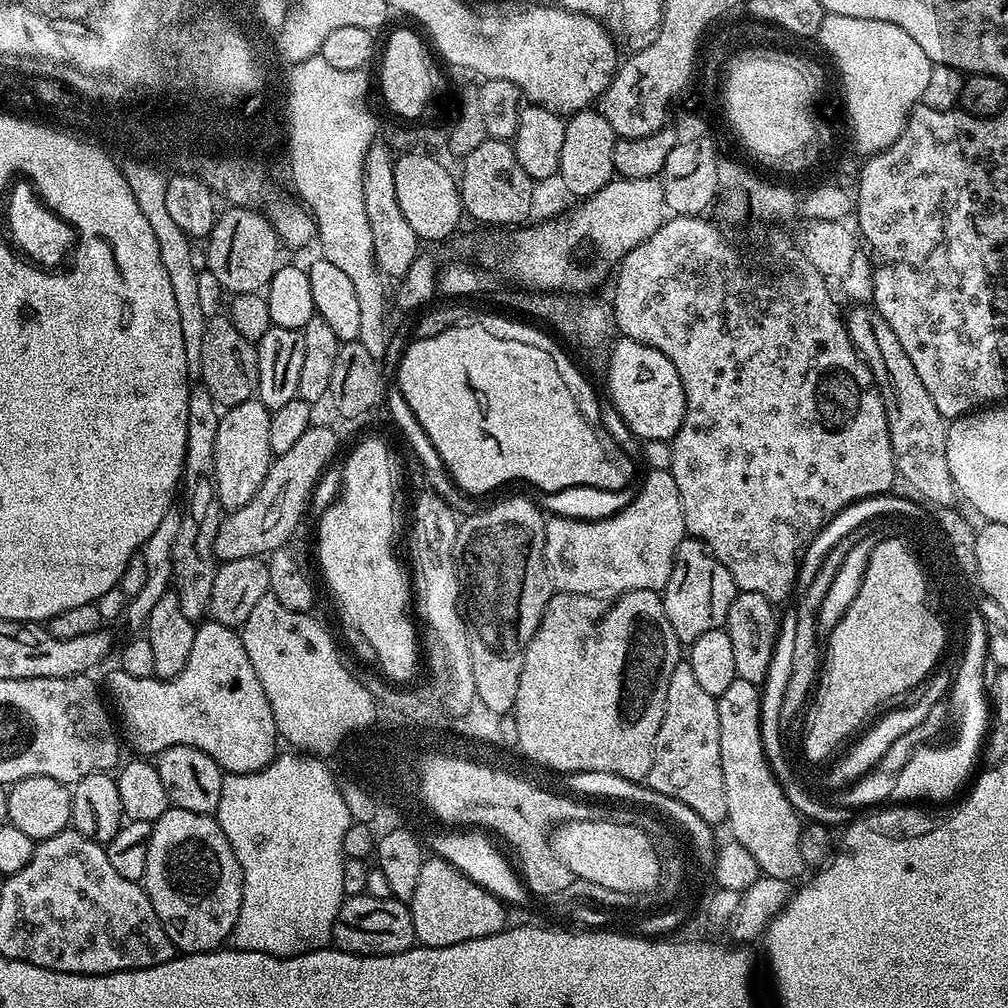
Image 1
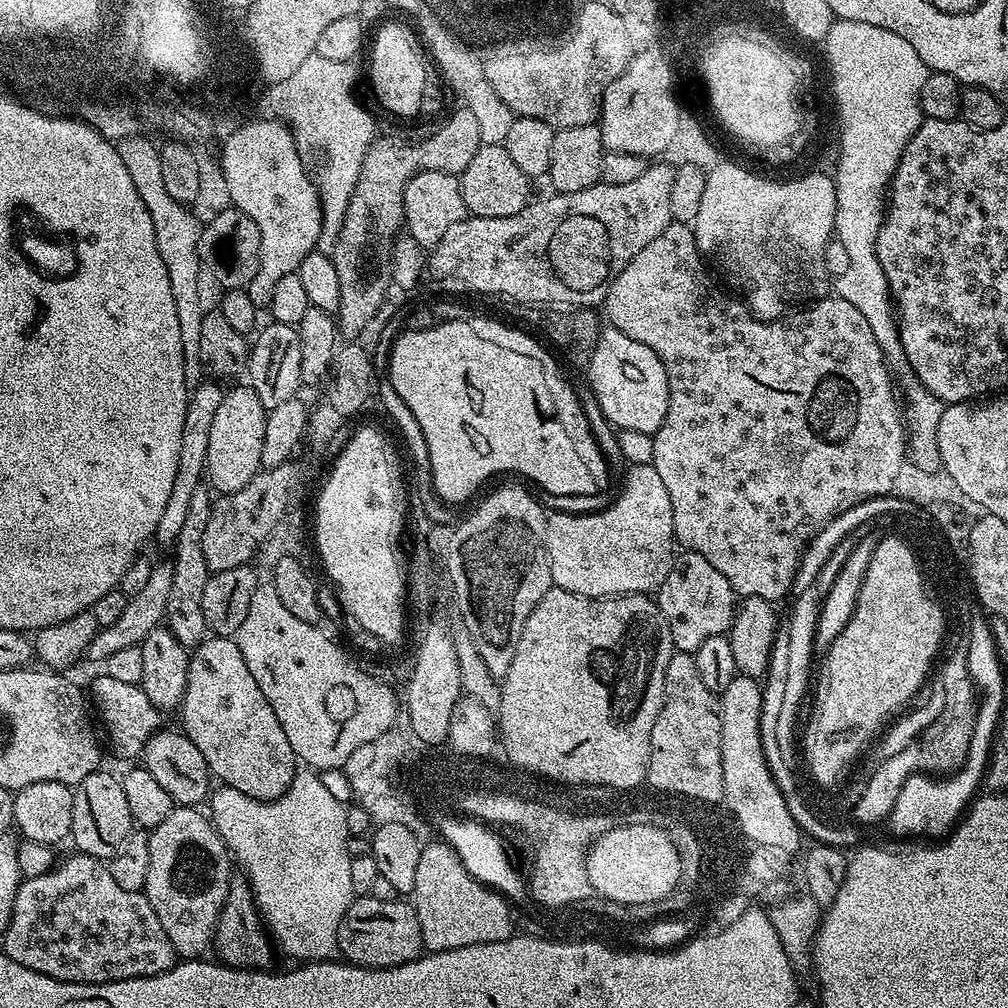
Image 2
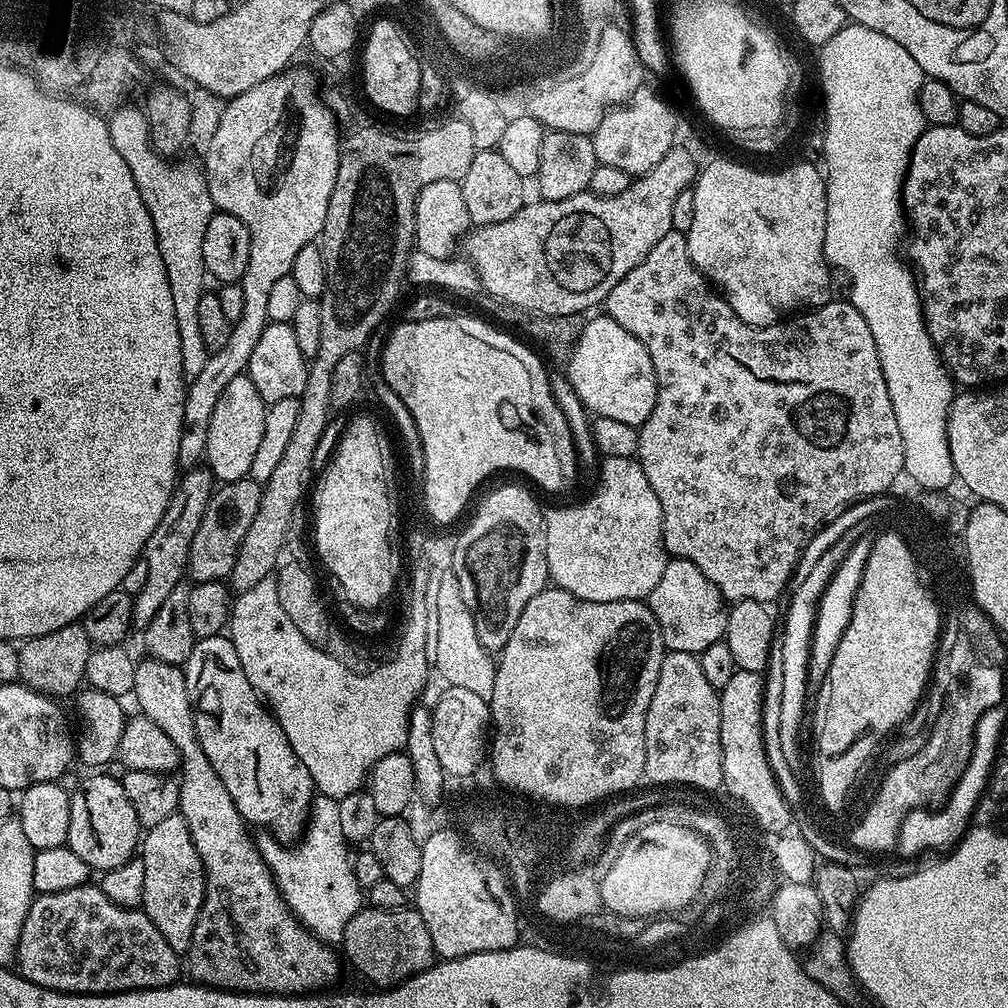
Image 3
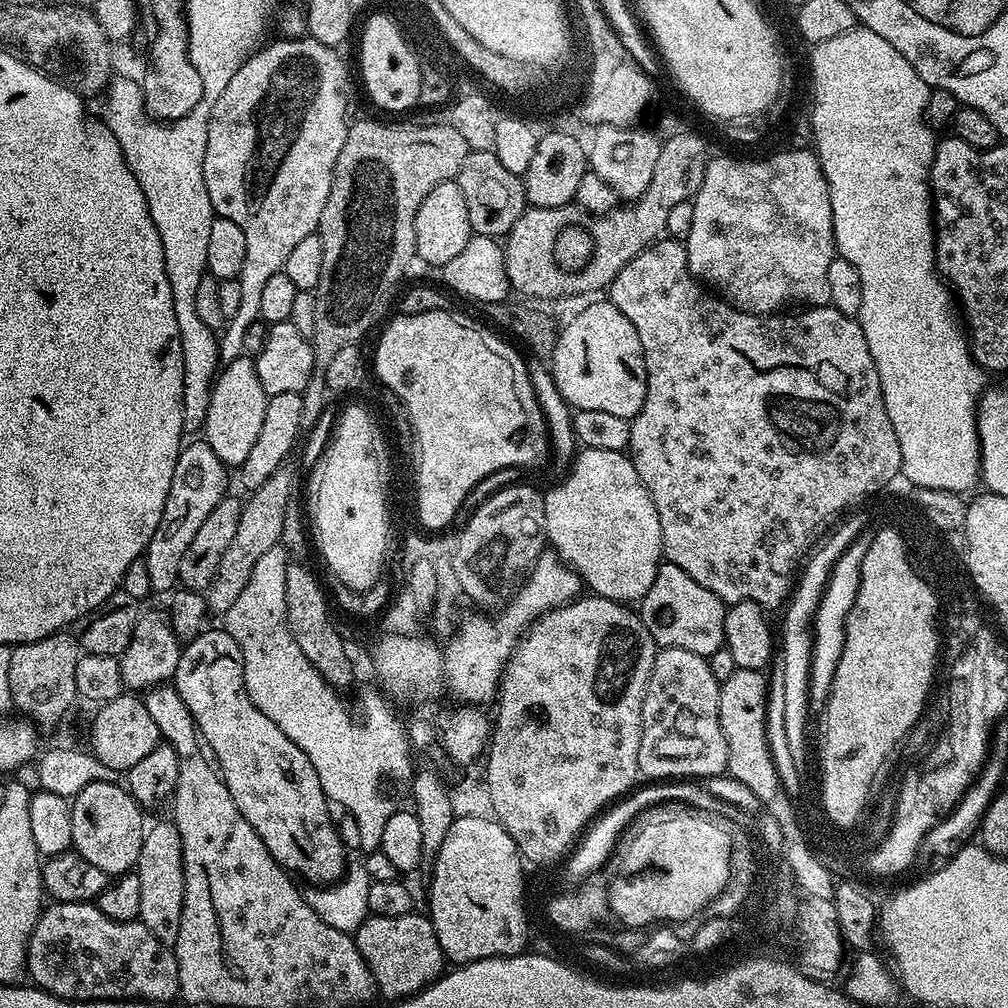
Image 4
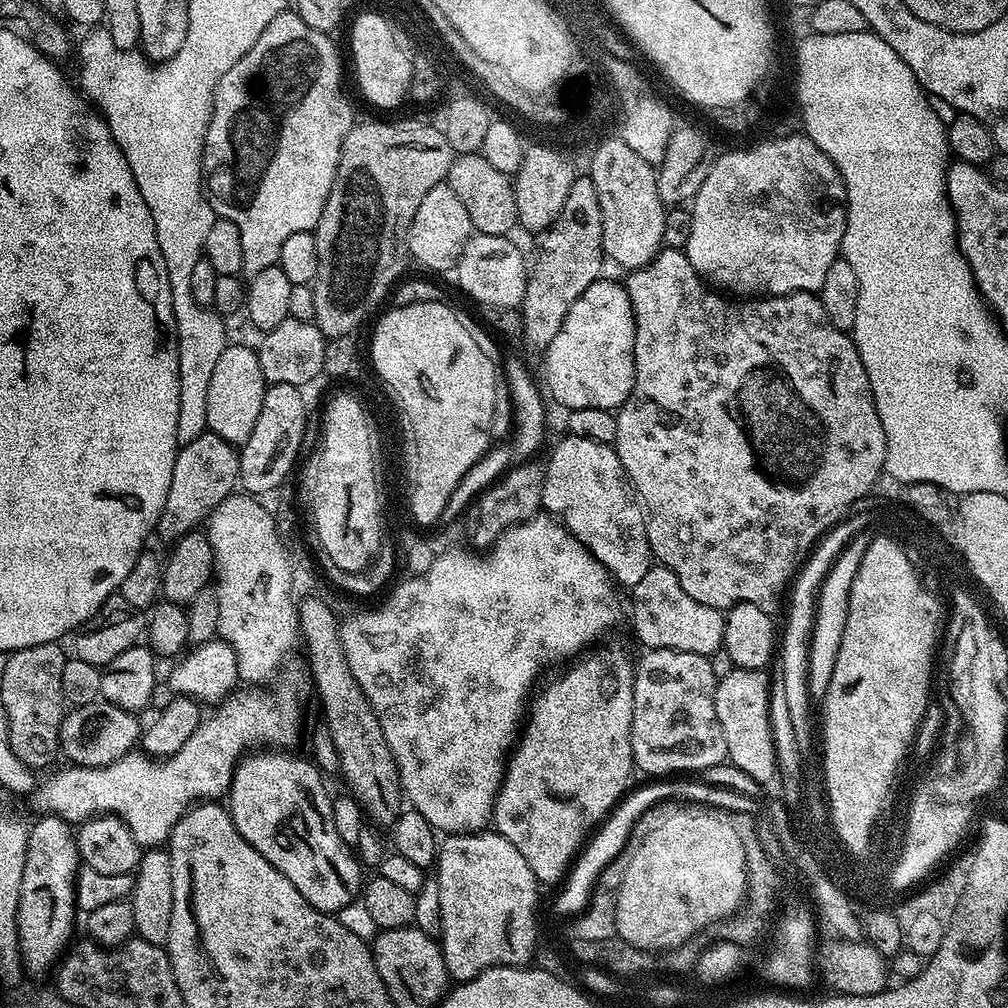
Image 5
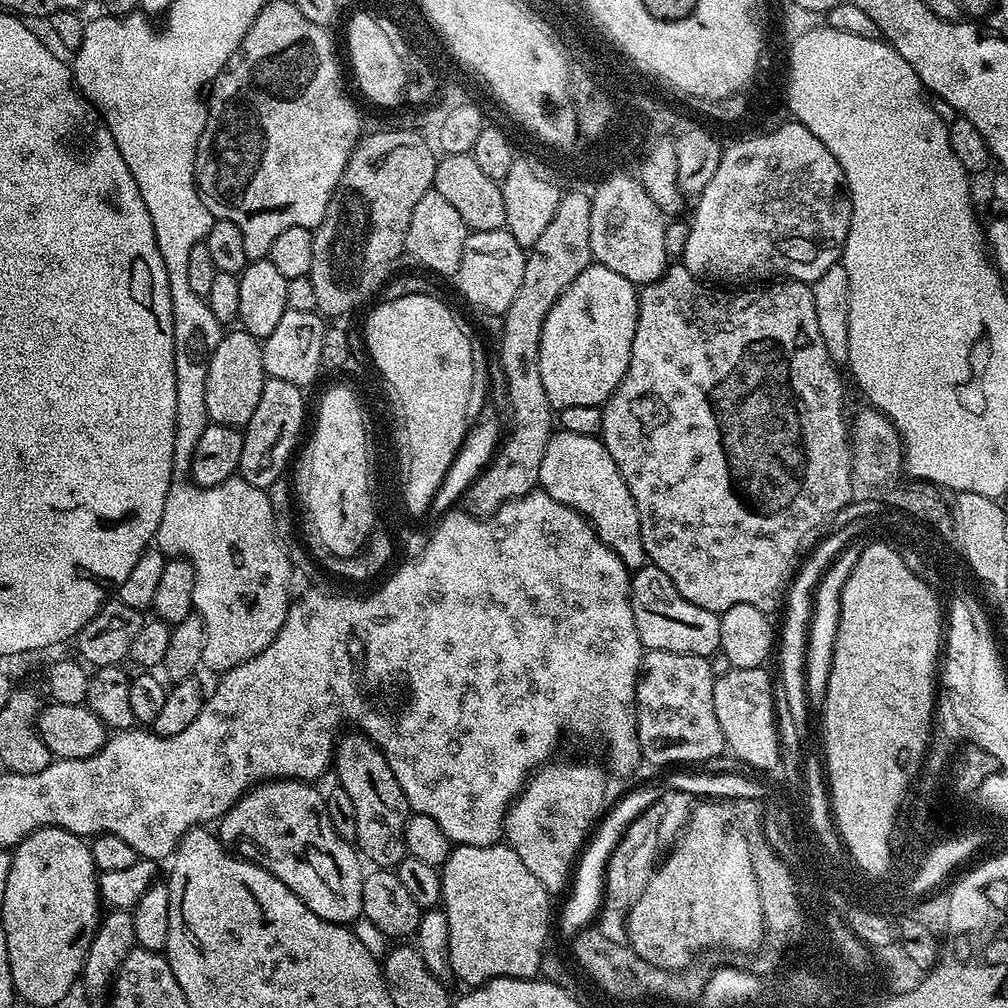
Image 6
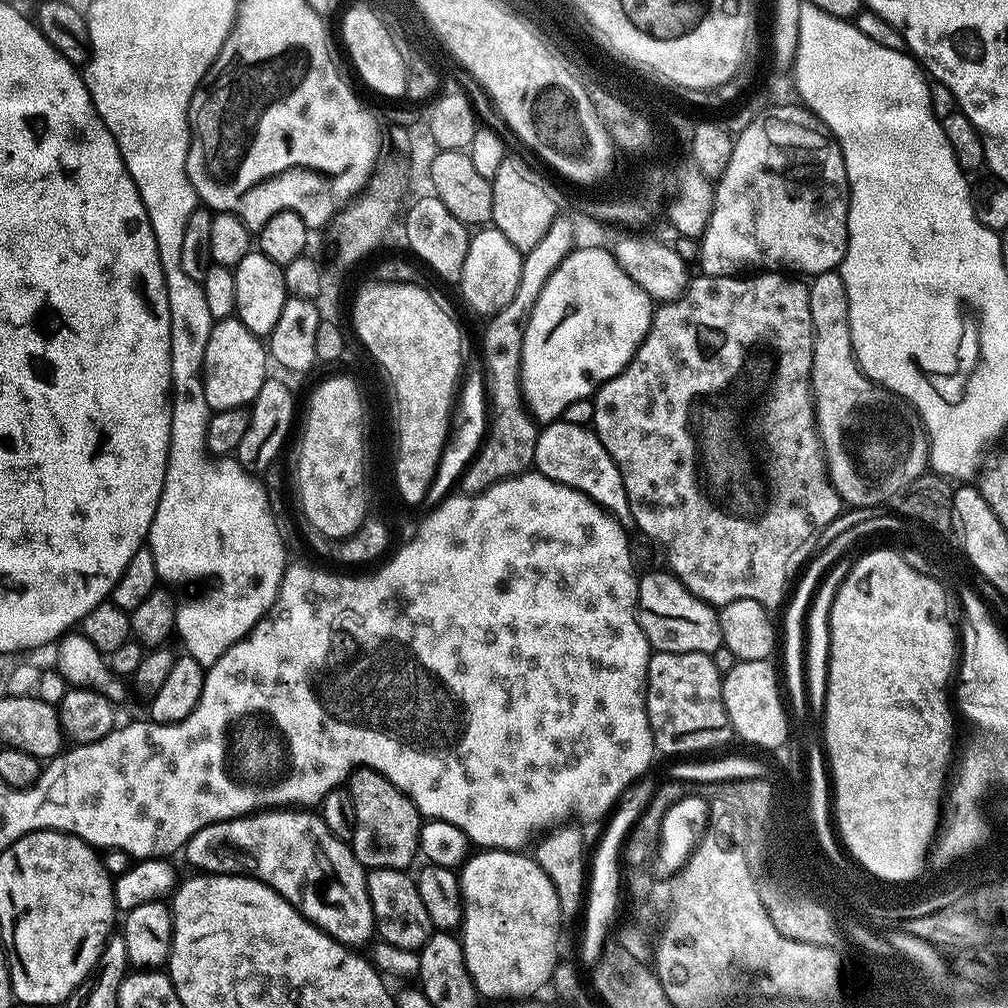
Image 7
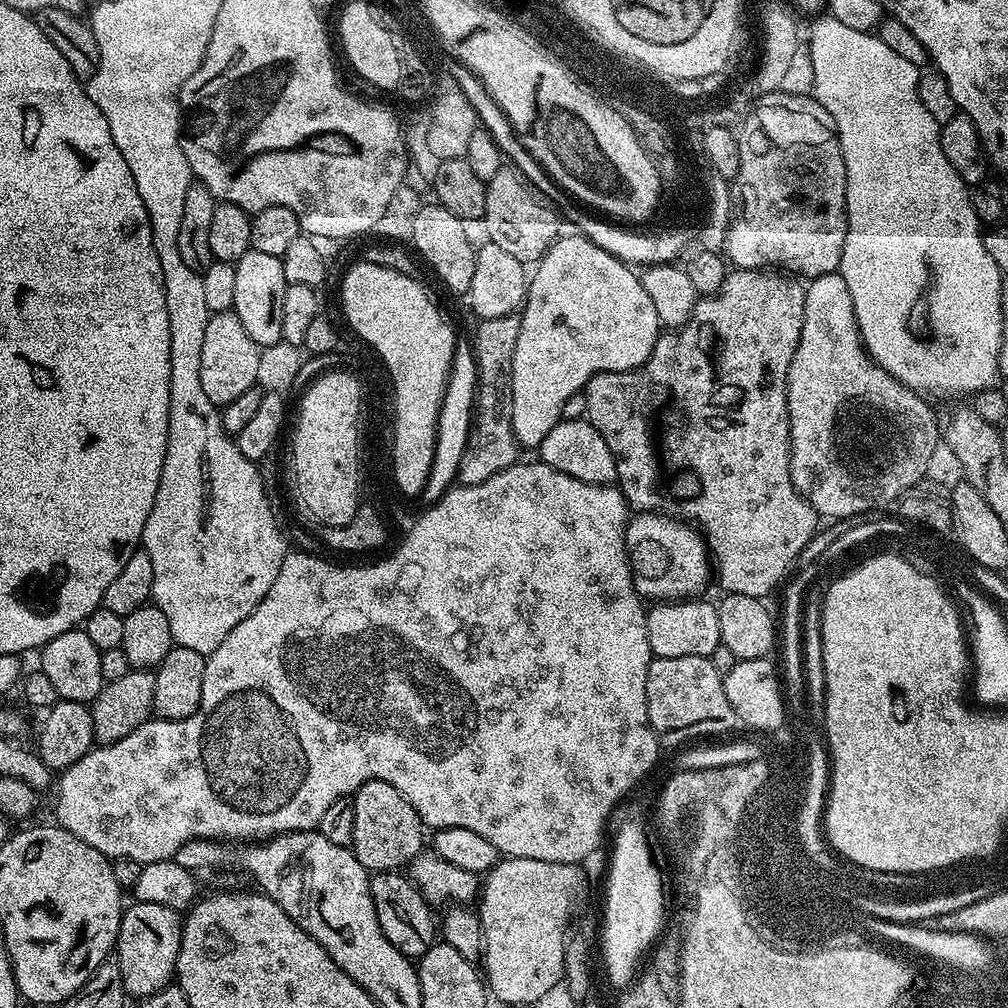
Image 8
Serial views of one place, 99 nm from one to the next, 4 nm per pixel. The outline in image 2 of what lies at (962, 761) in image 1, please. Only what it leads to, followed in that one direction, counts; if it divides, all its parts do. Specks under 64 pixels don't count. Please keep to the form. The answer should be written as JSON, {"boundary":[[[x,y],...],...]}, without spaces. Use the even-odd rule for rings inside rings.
{"boundary":[[[984,612],[976,616],[976,620],[966,620],[966,633],[969,638],[969,654],[967,655],[967,675],[971,677],[973,685],[981,692],[979,699],[977,720],[971,740],[971,748],[964,765],[957,771],[947,776],[931,776],[928,774],[915,774],[907,778],[904,782],[896,804],[894,804],[888,817],[888,825],[898,836],[936,836],[938,838],[945,835],[963,815],[968,803],[975,797],[975,790],[981,780],[983,781],[988,761],[990,758],[991,741],[995,737],[996,729],[999,725],[1000,715],[1004,711],[1004,674],[1000,656],[996,653],[996,640],[992,637],[992,628],[988,625],[989,617]]]}

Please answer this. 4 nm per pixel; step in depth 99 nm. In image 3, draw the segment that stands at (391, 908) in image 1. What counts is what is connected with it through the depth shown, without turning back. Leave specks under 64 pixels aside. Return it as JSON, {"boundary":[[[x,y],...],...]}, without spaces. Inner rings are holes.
{"boundary":[[[412,906],[394,910],[361,907],[360,912],[354,914],[350,922],[346,922],[342,952],[347,963],[349,960],[372,983],[369,985],[380,990],[393,988],[395,984],[425,972],[437,959],[434,946],[430,942],[430,930],[426,930],[422,914],[418,914]]]}

